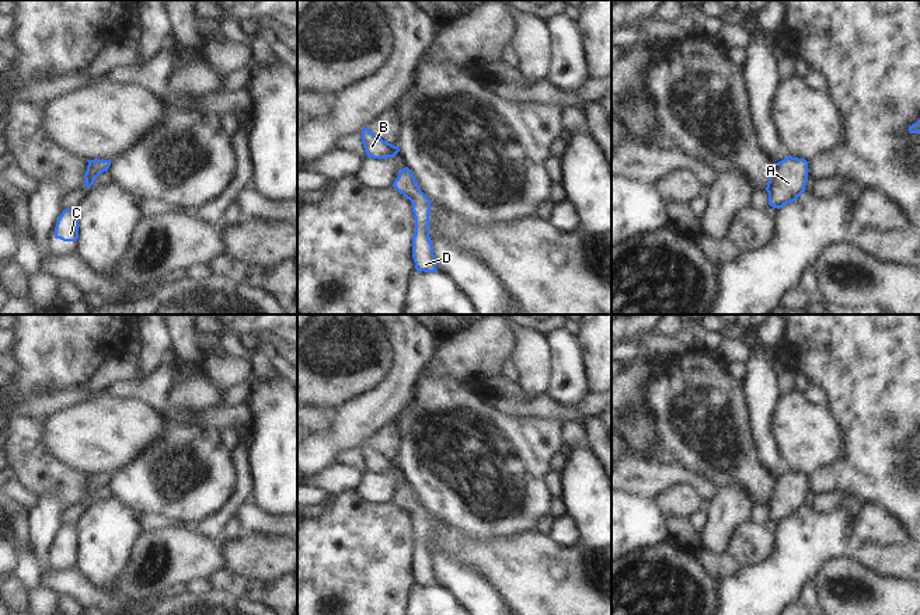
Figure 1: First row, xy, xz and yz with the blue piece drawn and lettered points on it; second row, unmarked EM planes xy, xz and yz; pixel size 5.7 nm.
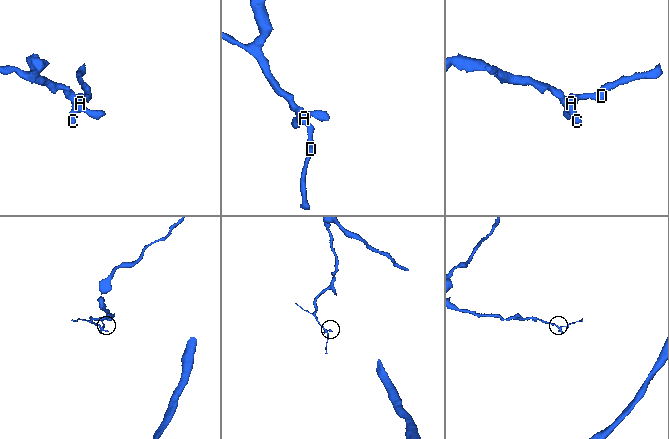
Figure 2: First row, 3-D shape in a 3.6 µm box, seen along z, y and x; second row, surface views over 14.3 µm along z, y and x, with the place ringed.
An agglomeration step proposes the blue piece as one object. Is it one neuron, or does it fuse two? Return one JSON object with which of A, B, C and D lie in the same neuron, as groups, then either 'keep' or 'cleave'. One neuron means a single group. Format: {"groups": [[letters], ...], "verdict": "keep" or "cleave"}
{"groups": [["A", "B", "C", "D"]], "verdict": "keep"}

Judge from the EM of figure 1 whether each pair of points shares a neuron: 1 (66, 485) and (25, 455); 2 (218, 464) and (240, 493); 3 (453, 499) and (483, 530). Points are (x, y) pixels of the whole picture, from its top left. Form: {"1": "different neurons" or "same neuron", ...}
{"1": "same neuron", "2": "different neurons", "3": "same neuron"}

